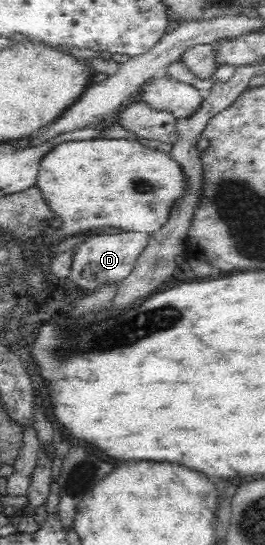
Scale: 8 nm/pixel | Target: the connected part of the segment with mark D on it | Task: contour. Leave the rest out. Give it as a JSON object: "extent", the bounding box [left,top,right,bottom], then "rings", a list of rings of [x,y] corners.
{"extent":[67,231,148,291],"rings":[[[131,231],[91,236],[72,248],[71,272],[67,278],[71,278],[81,291],[93,290],[106,282],[119,283],[132,271],[148,240],[146,233]]]}

